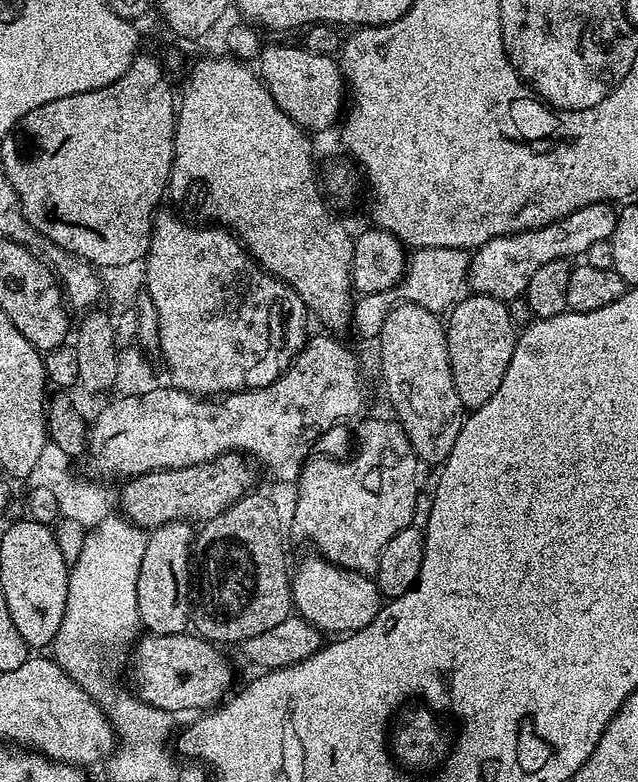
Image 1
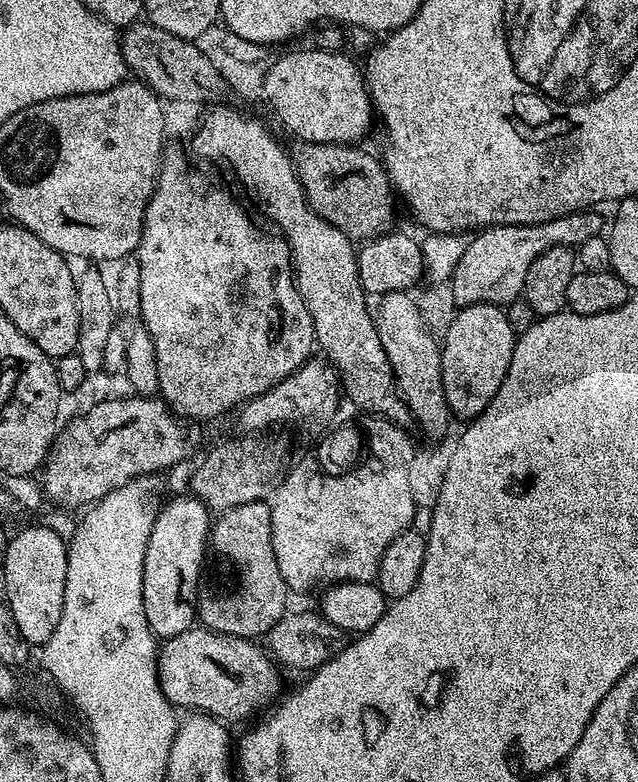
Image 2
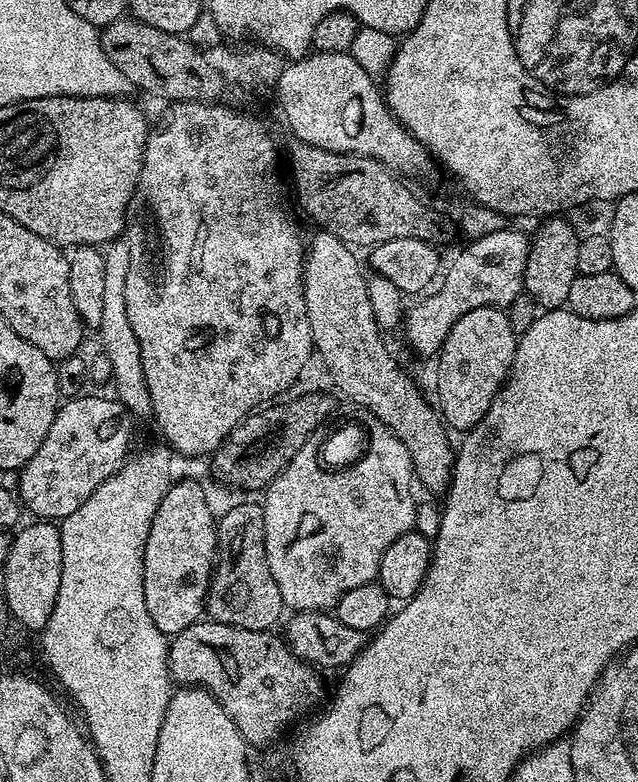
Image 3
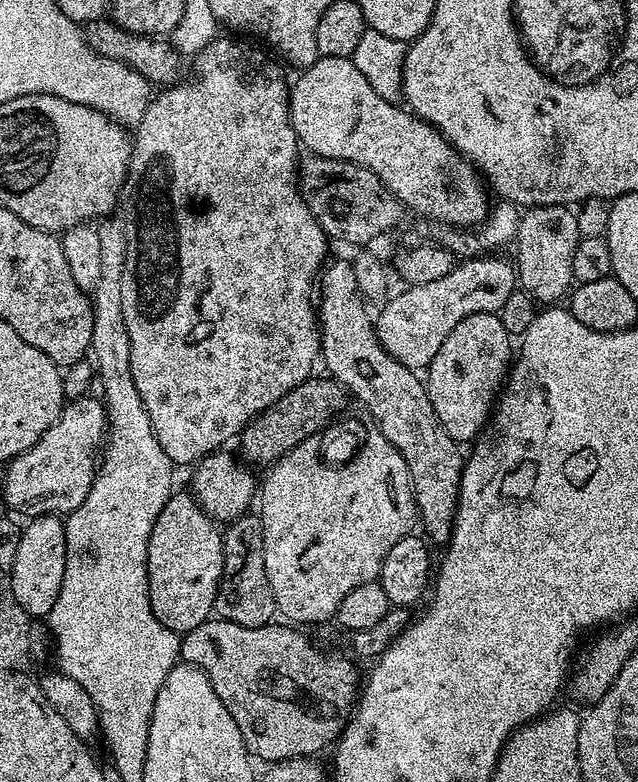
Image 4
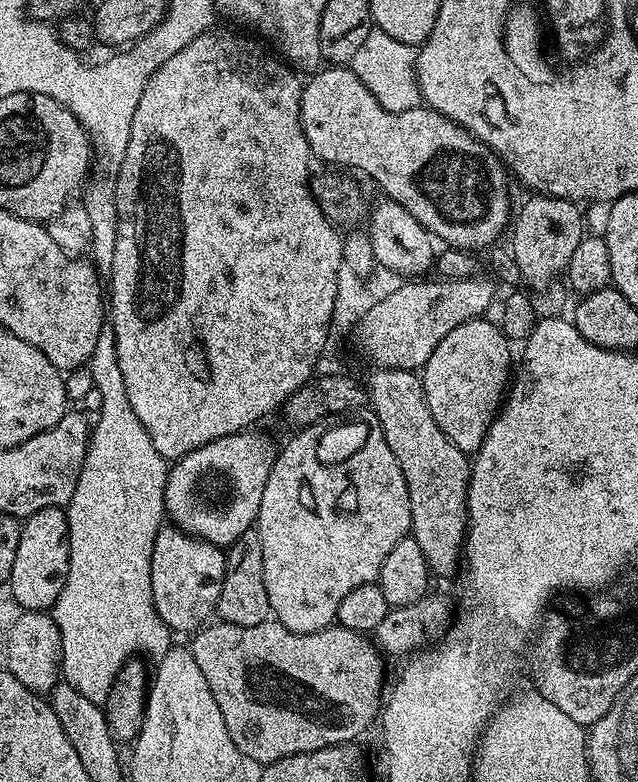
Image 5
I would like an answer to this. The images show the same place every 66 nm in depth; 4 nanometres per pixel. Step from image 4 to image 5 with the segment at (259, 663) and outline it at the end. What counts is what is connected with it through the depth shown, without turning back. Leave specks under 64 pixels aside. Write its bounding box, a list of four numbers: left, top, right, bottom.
[191,618,385,766]

